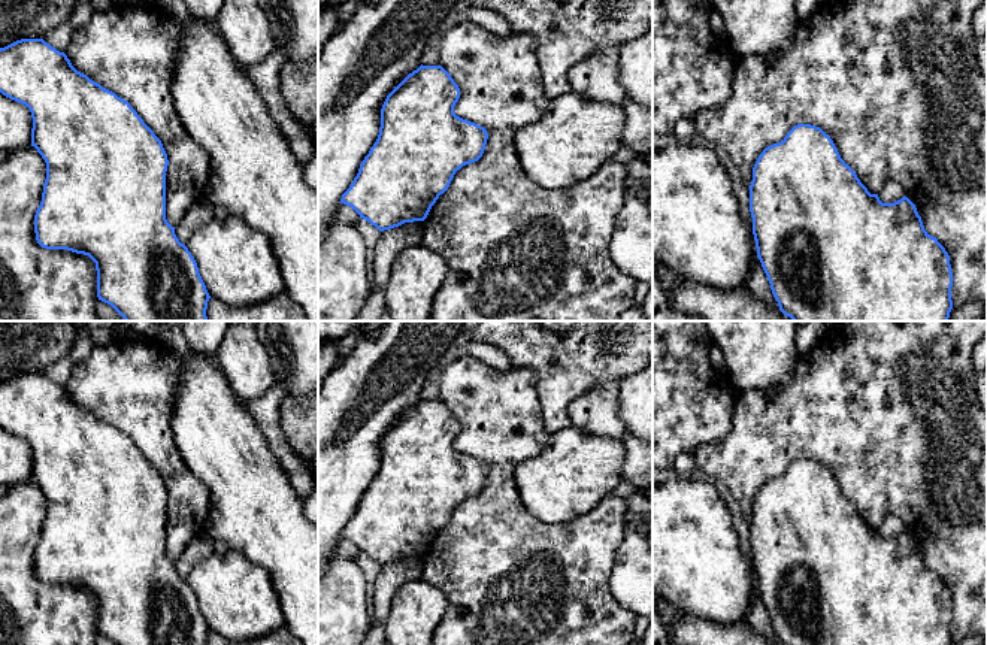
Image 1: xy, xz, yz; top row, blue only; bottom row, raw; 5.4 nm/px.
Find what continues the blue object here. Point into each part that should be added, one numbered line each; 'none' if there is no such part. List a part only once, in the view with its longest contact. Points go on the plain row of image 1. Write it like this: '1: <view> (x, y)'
none

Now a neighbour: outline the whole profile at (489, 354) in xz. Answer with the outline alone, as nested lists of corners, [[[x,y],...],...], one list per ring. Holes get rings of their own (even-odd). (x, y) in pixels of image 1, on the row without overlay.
[[[473,342],[463,349],[463,357],[475,357],[496,370],[512,370],[511,360],[490,343]]]

